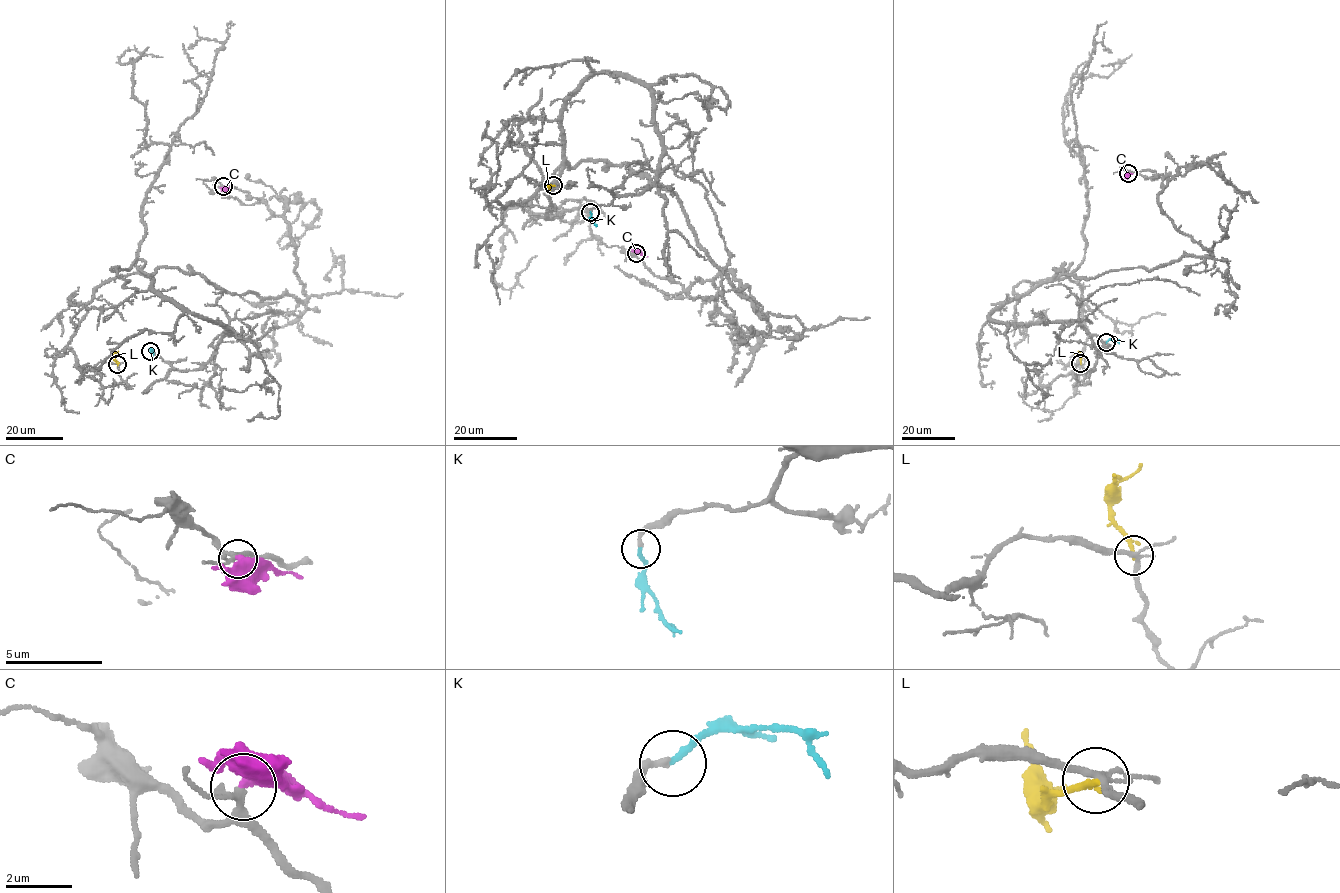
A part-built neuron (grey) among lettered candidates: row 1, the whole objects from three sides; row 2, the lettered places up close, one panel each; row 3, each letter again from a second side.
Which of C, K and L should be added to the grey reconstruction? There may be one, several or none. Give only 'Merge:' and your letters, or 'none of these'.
Merge: C, K

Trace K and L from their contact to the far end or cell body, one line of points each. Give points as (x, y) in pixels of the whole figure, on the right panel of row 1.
K: (1106, 342), (1115, 339), (1118, 343)
L: (1080, 363), (1078, 351)

